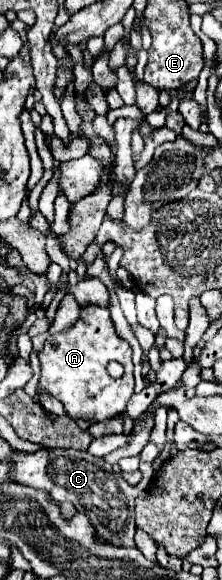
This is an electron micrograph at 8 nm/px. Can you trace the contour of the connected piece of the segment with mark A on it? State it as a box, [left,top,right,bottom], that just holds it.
[38,306,134,422]

